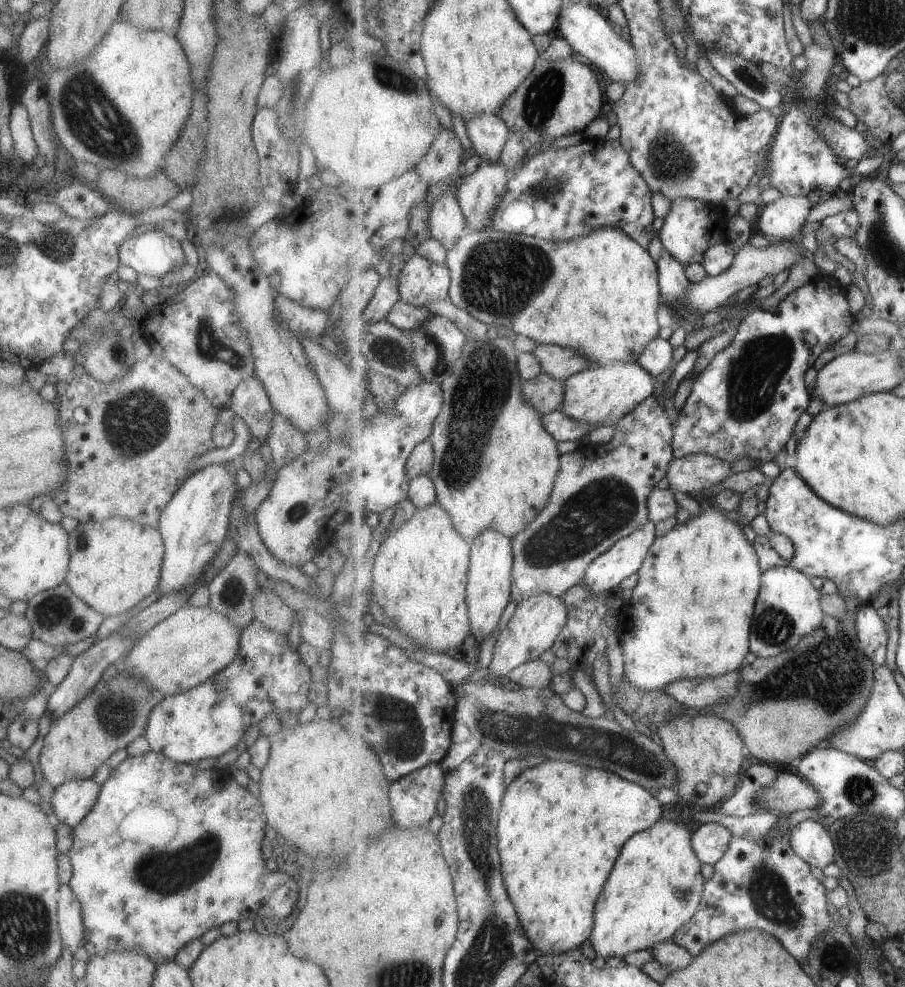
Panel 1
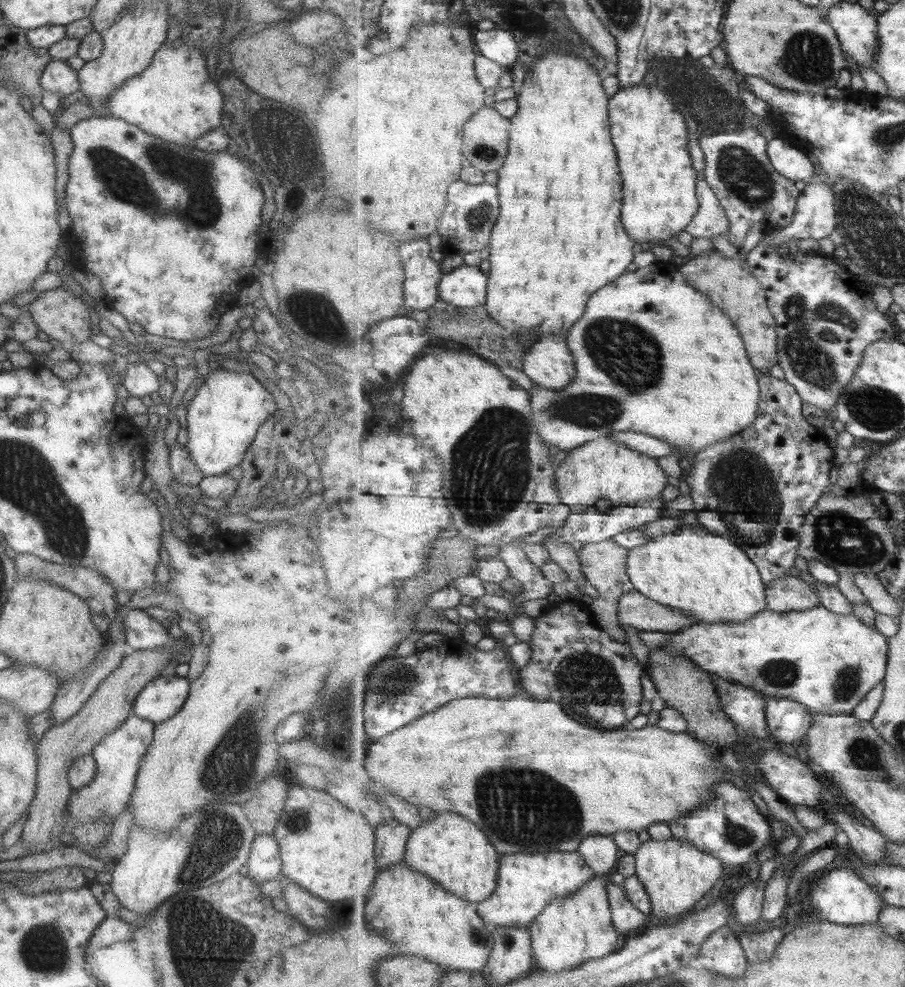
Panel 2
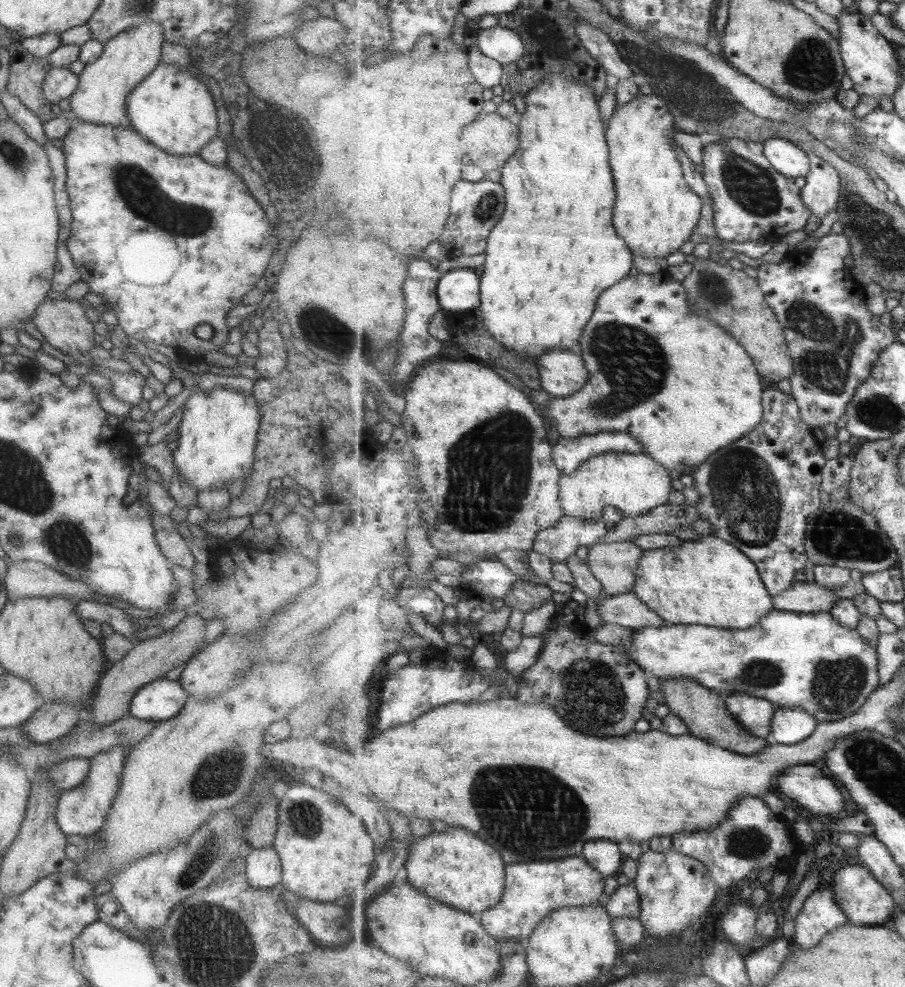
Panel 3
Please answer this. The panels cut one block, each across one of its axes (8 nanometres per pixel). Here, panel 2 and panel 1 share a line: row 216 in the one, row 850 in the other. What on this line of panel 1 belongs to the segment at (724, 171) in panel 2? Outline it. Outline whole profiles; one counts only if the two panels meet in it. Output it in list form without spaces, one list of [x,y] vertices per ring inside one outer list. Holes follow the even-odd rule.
[[[771,827],[771,830],[757,841],[749,840],[751,836],[734,836],[729,850],[713,865],[714,874],[705,883],[700,909],[691,921],[676,932],[674,942],[689,950],[693,956],[697,956],[724,936],[759,929],[778,938],[801,964],[809,961],[816,943],[832,928],[834,921],[827,910],[825,886],[811,874],[810,864],[792,847],[792,830],[793,827],[785,833],[777,834],[777,830]]]

